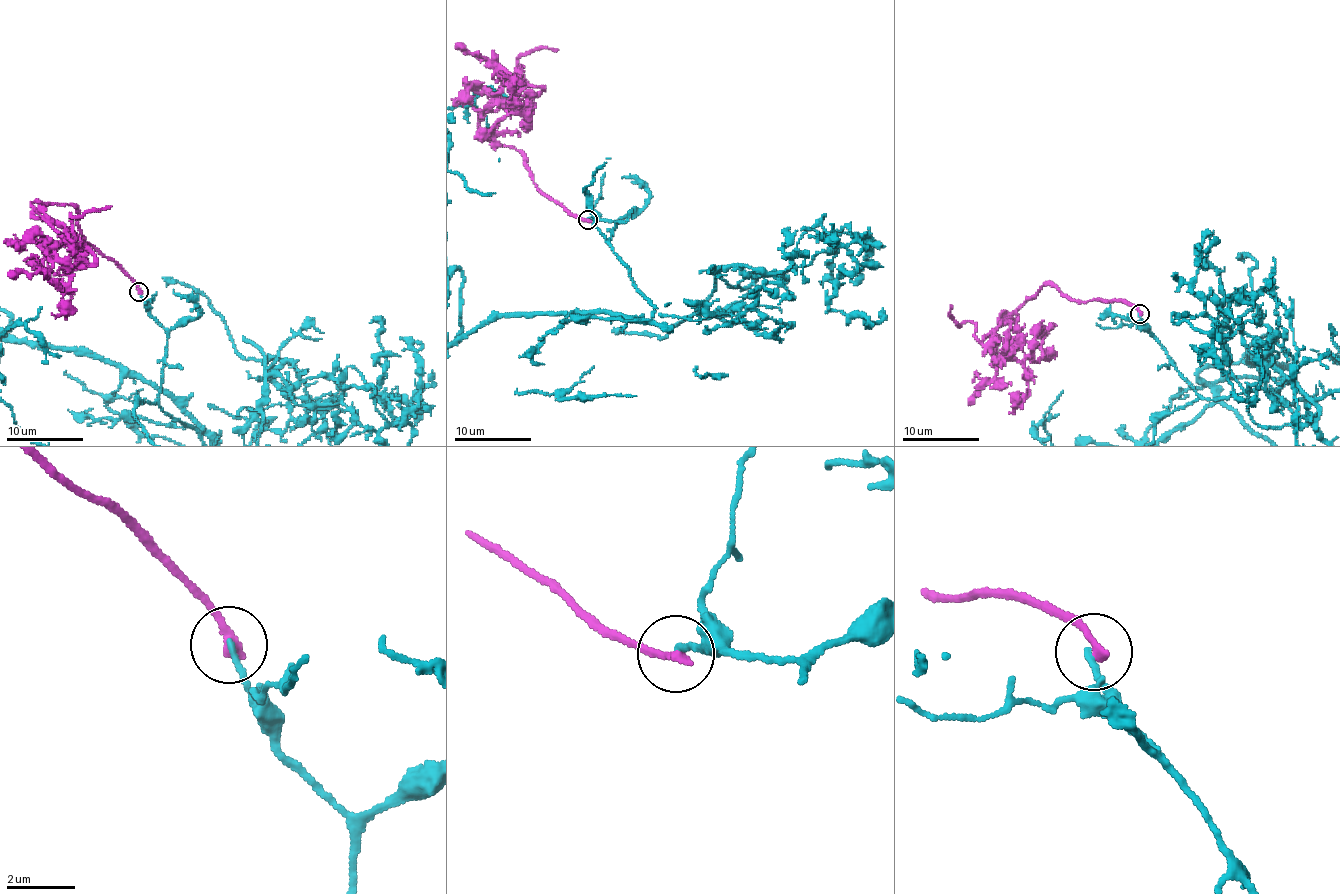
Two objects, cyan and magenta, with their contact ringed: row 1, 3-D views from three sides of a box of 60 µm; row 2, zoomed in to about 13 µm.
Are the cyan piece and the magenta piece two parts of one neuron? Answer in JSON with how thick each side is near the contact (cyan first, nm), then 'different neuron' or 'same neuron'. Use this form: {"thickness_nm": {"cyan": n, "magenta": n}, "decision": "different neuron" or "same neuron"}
{"thickness_nm": {"cyan": 170, "magenta": 280}, "decision": "different neuron"}

